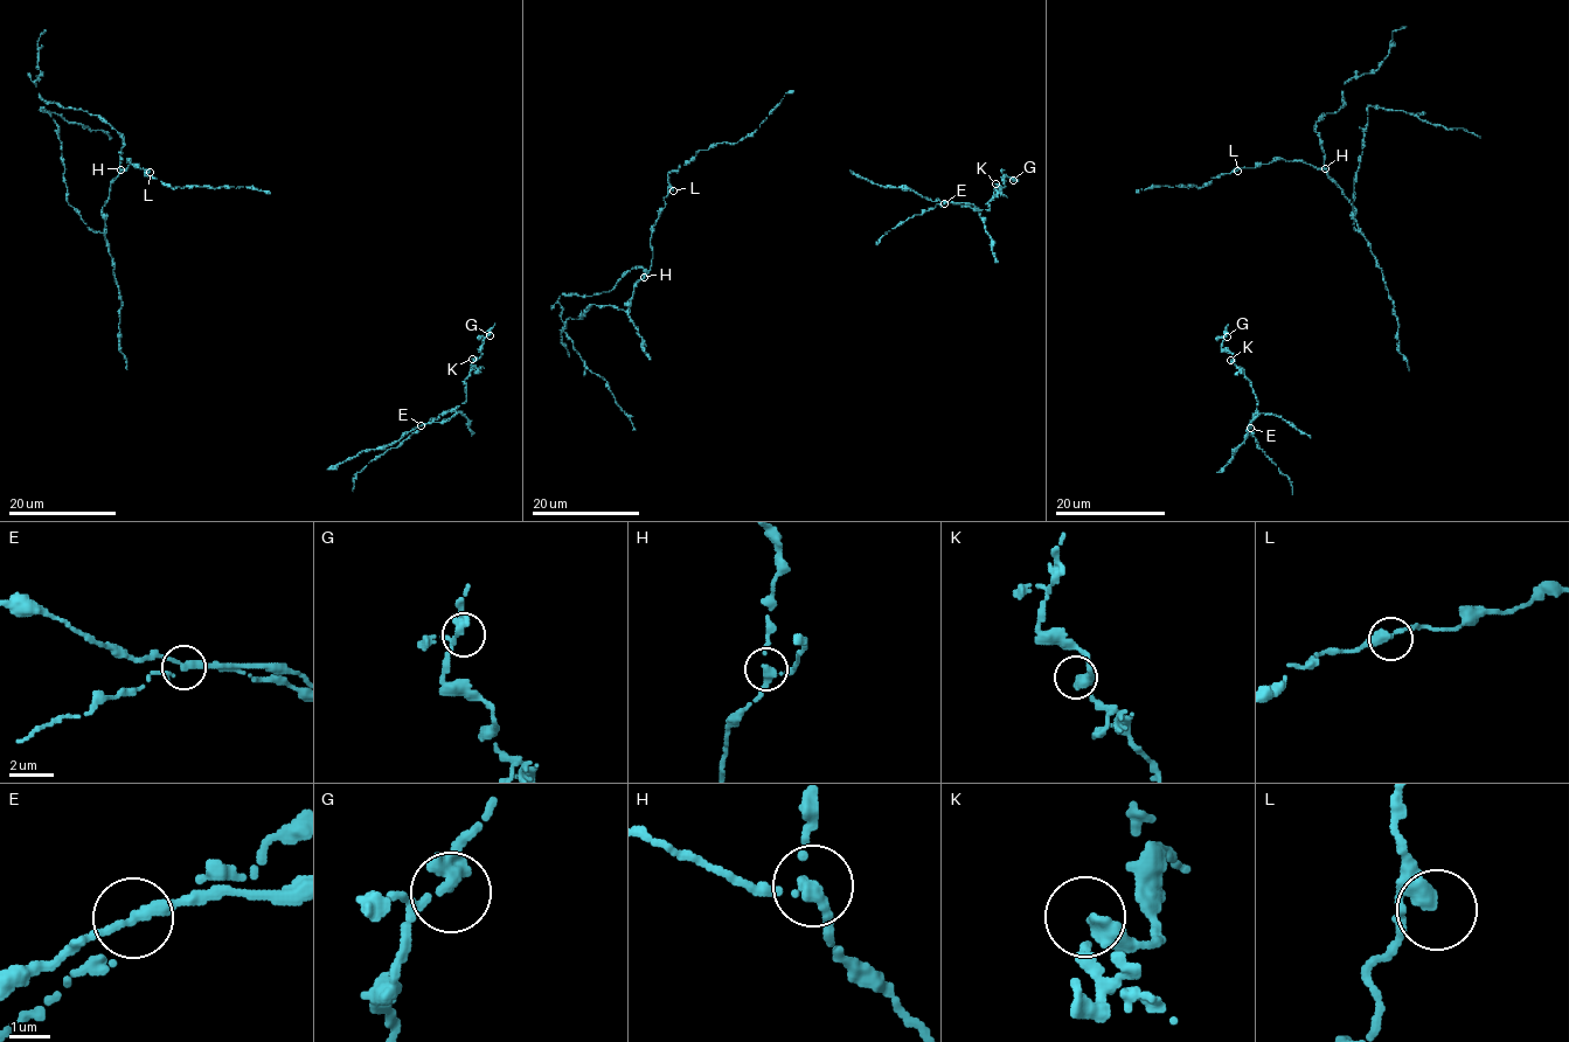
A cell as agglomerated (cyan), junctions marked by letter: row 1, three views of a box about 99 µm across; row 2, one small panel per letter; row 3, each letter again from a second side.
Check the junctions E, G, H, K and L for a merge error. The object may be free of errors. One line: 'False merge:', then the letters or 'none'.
False merge: E

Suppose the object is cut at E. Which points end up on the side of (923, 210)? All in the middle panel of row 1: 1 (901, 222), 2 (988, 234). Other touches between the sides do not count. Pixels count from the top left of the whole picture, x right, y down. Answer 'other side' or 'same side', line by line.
1: same side
2: other side

